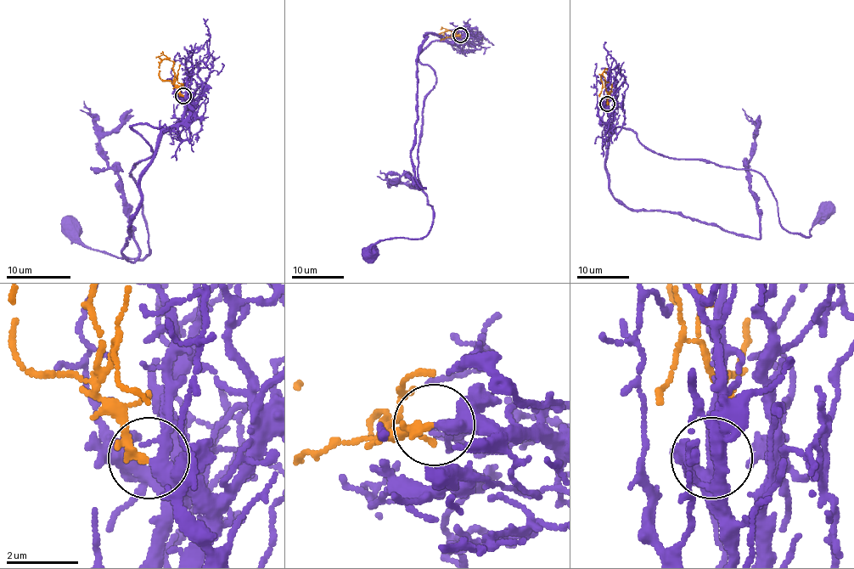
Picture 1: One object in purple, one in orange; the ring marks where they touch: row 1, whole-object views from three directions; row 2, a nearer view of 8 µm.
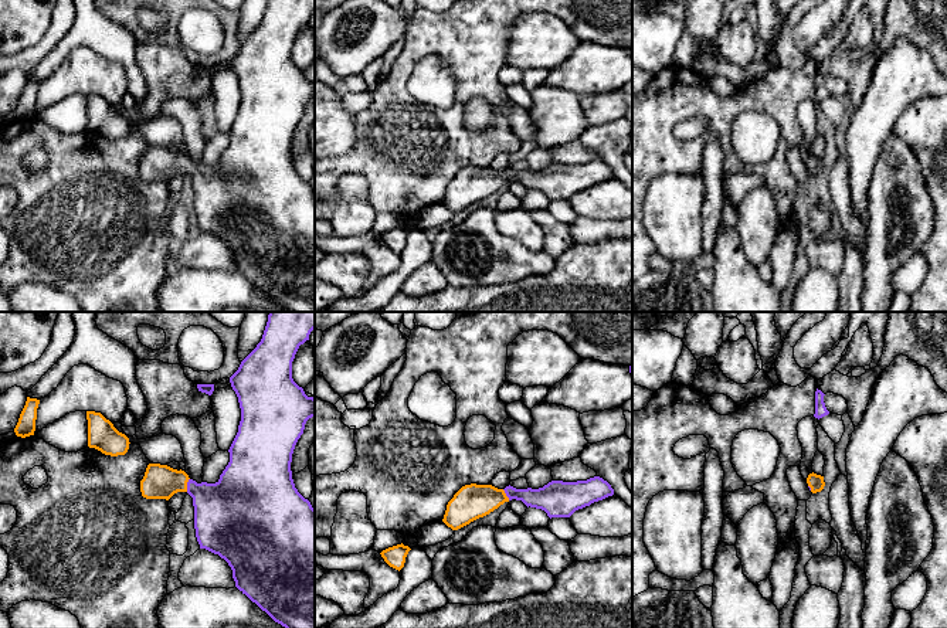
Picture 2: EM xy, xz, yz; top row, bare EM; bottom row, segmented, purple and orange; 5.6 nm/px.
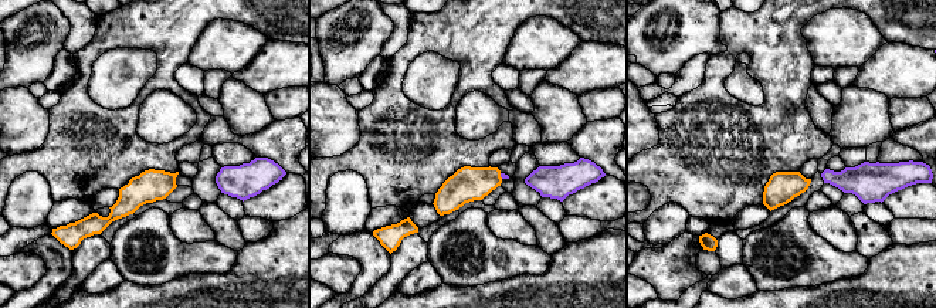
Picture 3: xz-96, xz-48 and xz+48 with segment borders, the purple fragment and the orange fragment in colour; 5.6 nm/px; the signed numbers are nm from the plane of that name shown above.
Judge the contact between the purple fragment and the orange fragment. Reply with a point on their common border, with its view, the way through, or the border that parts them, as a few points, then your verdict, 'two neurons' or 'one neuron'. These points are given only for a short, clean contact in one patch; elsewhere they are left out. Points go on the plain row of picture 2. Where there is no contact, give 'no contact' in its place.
contact xy (187, 167); way xy (223, 193), (203, 176), (187, 167), (179, 163), (160, 163); one neuron

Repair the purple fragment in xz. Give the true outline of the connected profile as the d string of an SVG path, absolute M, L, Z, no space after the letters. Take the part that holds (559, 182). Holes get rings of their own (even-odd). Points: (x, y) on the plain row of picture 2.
M600 159L577 164L551 163L539 172L516 172L510 167L505 172L498 172L492 167L471 166L462 169L448 184L442 204L452 213L458 213L469 207L471 204L489 197L500 187L512 181L522 183L527 190L530 189L544 193L550 201L570 200L576 193L590 189L591 186L603 183L612 177L614 172L611 170L611 167Z

